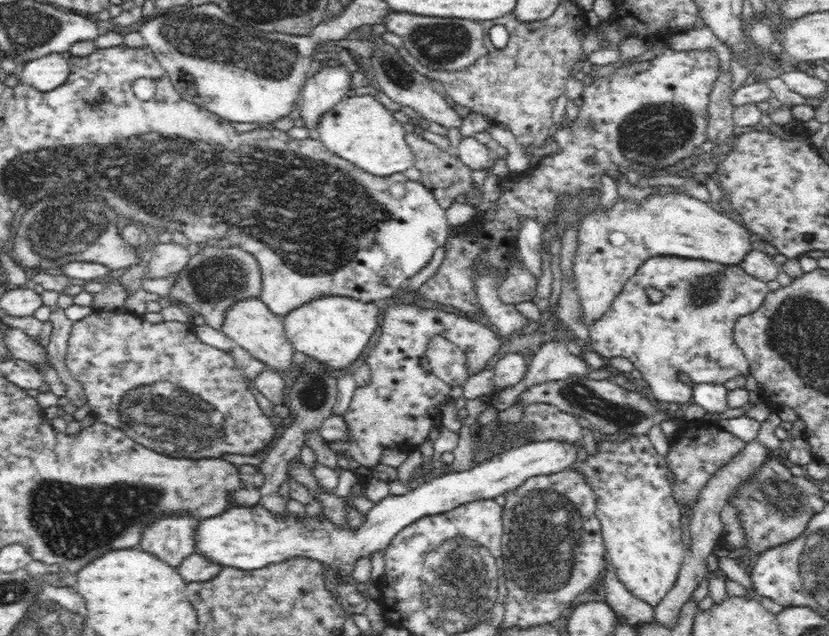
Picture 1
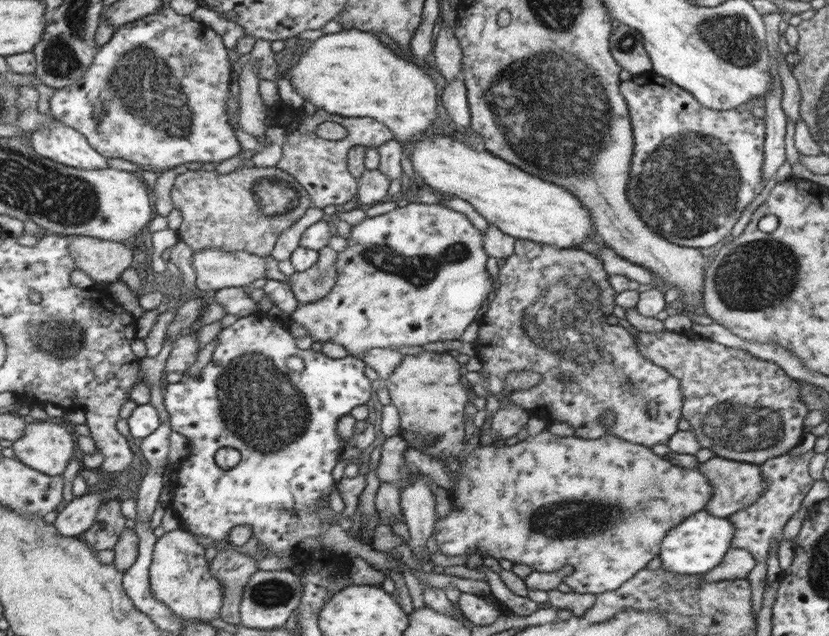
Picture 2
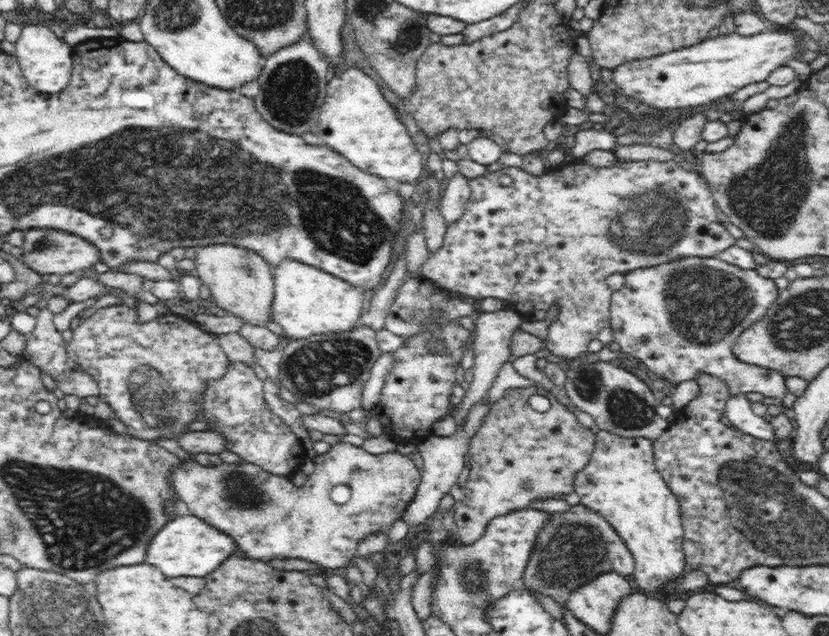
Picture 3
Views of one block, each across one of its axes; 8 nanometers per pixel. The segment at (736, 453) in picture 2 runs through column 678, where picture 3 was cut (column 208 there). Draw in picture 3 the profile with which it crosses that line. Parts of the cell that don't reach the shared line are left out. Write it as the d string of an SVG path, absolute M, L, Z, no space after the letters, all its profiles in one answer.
M127 305L108 306L108 308L100 308L98 311L94 312L94 314L87 317L78 328L72 330L72 336L71 339L66 342L66 348L68 356L76 361L90 376L93 376L94 380L98 383L98 388L100 389L98 394L99 400L109 405L115 414L115 418L119 418L127 426L130 435L148 442L180 440L182 435L189 432L188 426L198 420L192 402L198 400L200 395L205 393L205 383L208 382L209 379L219 379L223 376L230 364L227 354L220 346L217 335L207 333L204 329L201 330L196 323L193 323L183 316L172 313L170 313L170 316L160 316L158 320L154 320L154 322L138 322L136 310Z

